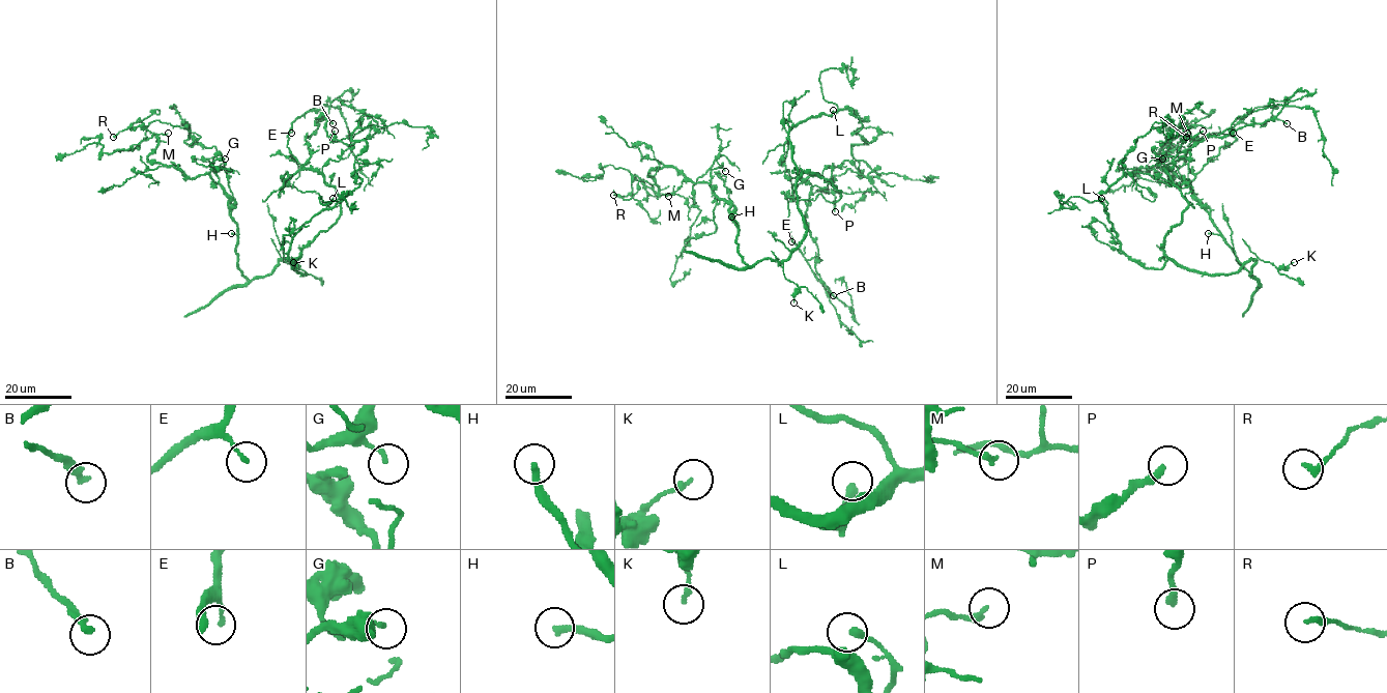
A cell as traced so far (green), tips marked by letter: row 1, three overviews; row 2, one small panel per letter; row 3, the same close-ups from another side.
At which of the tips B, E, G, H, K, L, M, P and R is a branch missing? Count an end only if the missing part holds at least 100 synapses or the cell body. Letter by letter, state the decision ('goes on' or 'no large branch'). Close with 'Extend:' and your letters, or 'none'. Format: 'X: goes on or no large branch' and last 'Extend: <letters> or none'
B: no large branch
E: no large branch
G: no large branch
H: goes on
K: no large branch
L: no large branch
M: no large branch
P: no large branch
R: no large branch
Extend: H

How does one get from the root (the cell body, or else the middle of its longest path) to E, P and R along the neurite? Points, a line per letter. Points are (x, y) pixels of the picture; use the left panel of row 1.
E: (305, 273), (296, 269), (295, 260), (336, 222), (340, 198), (317, 171), (307, 169), (289, 150), (291, 133)
P: (305, 273), (296, 269), (295, 260), (336, 222), (340, 198), (304, 164), (335, 139), (335, 131)
R: (305, 273), (280, 260), (248, 280), (225, 190), (149, 162), (159, 139), (145, 128), (113, 137)

